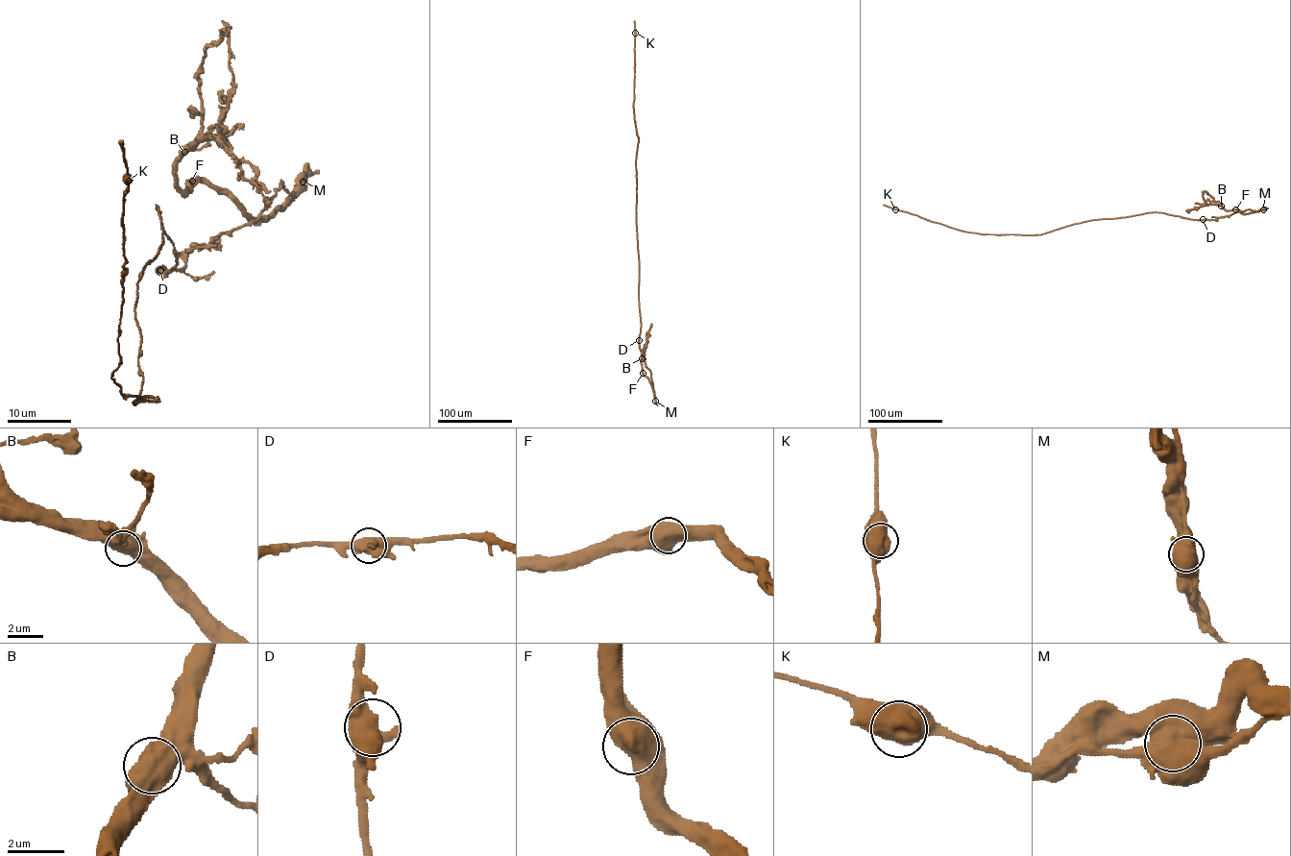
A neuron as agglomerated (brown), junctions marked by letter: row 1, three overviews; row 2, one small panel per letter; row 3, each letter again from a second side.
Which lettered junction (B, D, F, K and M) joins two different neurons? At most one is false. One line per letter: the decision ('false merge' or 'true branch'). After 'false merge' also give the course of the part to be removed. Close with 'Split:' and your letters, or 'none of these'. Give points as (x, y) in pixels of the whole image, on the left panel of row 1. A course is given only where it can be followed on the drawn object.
B: true branch
D: true branch
F: true branch
K: true branch
M: false merge | (303, 183), (168, 271), (158, 207), (133, 403), (158, 399), (111, 377), (121, 140)
Split: M

